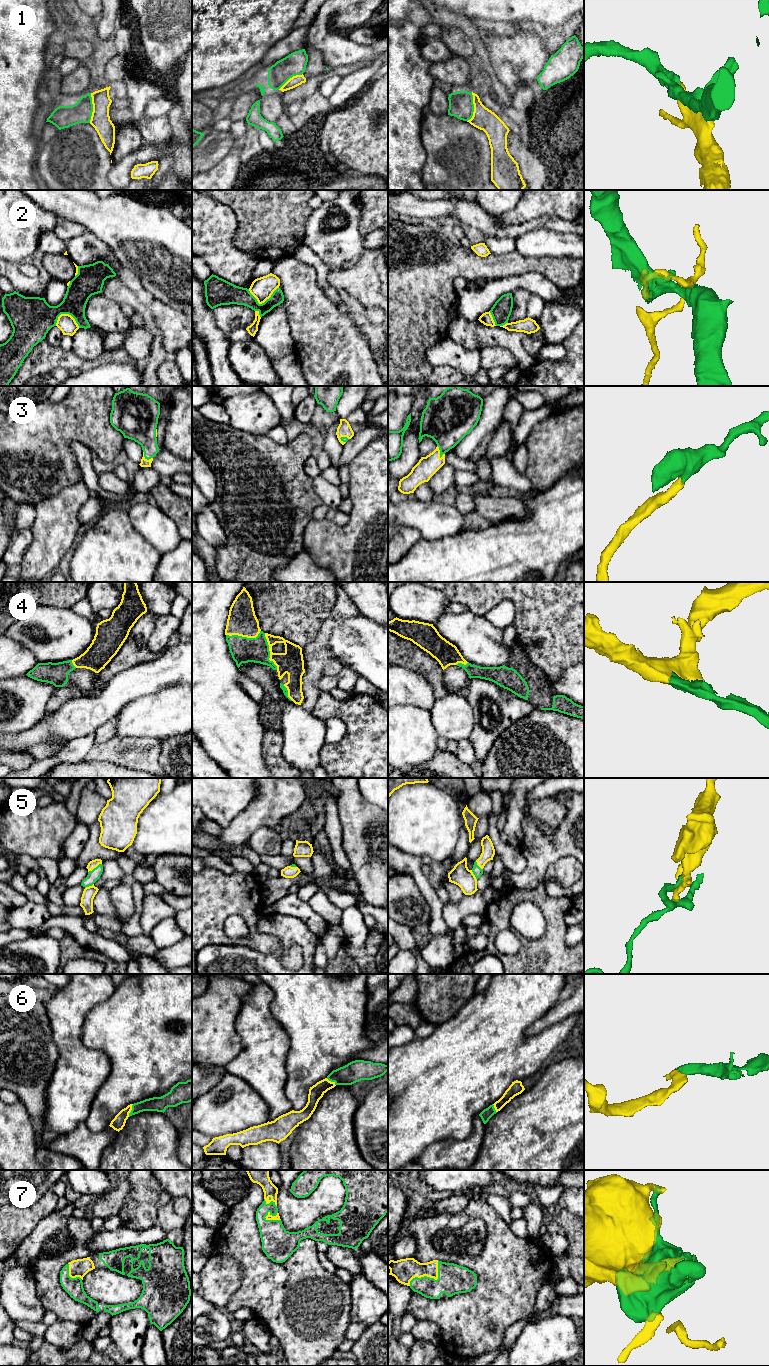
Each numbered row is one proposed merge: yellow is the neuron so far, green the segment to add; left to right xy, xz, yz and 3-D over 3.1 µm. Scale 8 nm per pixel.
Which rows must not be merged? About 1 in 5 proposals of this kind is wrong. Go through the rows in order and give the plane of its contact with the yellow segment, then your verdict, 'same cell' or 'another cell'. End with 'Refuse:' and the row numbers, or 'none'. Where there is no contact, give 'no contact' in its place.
1: contact in yz; another cell
2: contact in xz; another cell
3: contact in yz; same cell
4: contact in xz; same cell
5: contact in xy; same cell
6: contact in xy; same cell
7: contact in yz; same cell
Refuse: 1, 2

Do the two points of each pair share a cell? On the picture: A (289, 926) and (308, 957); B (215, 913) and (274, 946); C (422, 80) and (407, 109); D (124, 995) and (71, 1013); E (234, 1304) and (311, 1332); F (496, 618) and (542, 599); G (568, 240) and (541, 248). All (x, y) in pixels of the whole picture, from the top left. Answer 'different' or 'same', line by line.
A: same
B: same
C: same
D: different
E: same
F: different
G: same

